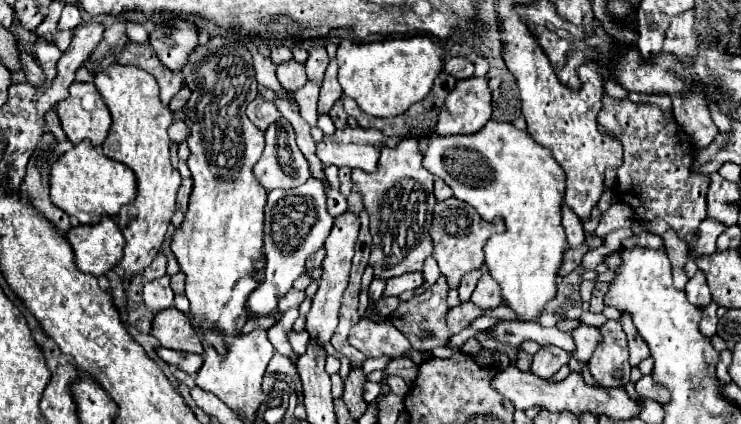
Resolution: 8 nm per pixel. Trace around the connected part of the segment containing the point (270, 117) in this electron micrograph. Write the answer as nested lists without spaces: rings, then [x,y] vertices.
[[[256,96],[250,104],[248,104],[248,118],[252,120],[252,124],[256,124],[260,130],[266,130],[270,124],[274,124],[276,120],[280,120],[280,112],[274,106],[274,102],[264,100],[262,96]]]

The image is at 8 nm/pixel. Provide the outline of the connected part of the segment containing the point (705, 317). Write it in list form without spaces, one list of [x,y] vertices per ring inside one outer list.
[[[712,302],[708,304],[706,308],[702,308],[702,322],[700,322],[700,334],[706,336],[706,338],[712,338],[716,334],[716,324],[718,324],[718,318],[716,318],[716,310],[718,306]]]

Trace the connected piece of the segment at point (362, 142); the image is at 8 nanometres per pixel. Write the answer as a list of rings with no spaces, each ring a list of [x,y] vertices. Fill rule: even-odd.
[[[350,128],[336,130],[332,136],[326,136],[316,142],[316,156],[322,160],[324,168],[334,164],[338,168],[362,168],[366,172],[374,172],[378,166],[380,144],[396,146],[400,138],[386,138],[376,130]]]

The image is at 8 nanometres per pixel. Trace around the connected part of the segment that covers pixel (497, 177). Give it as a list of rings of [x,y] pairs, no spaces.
[[[490,120],[480,132],[458,134],[458,136],[436,136],[428,138],[428,148],[424,152],[424,168],[434,176],[442,178],[454,192],[454,198],[468,202],[484,220],[496,216],[504,218],[504,234],[494,234],[486,246],[486,268],[490,276],[502,286],[502,300],[510,306],[520,320],[536,320],[544,304],[556,296],[556,274],[562,264],[562,254],[566,248],[566,236],[562,228],[560,206],[564,200],[564,170],[556,164],[550,150],[538,146],[528,132],[522,132],[506,122]]]

